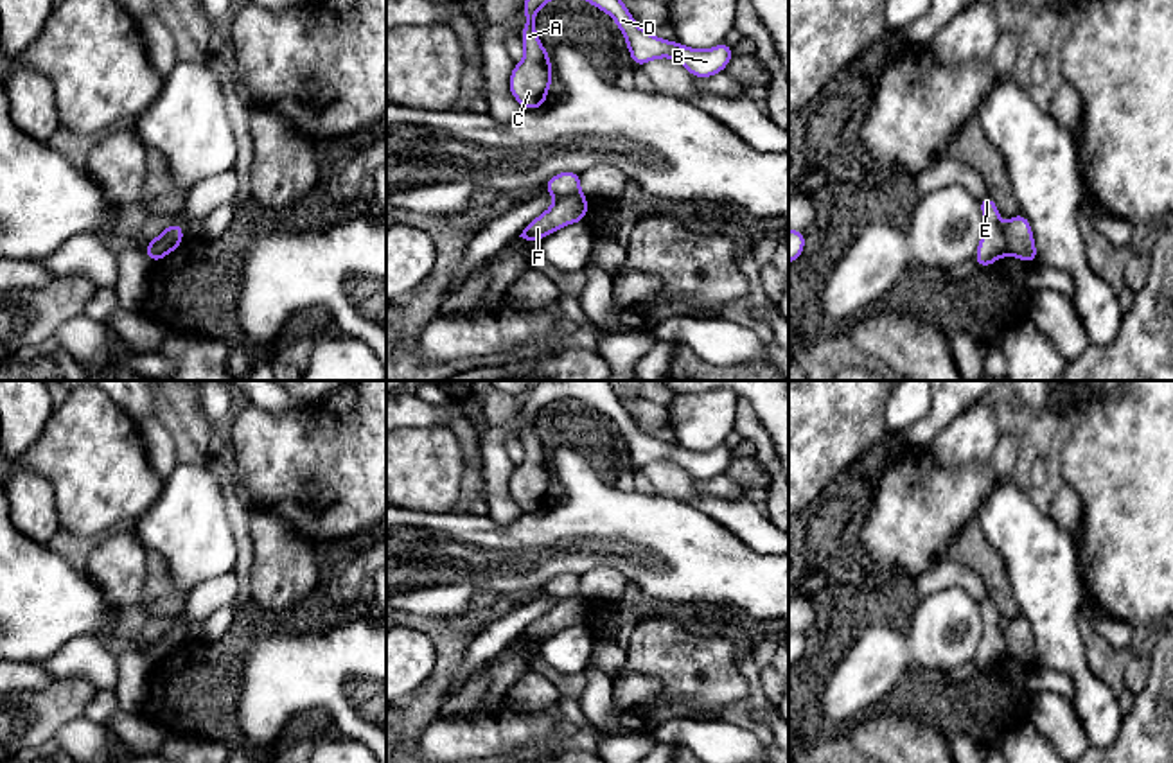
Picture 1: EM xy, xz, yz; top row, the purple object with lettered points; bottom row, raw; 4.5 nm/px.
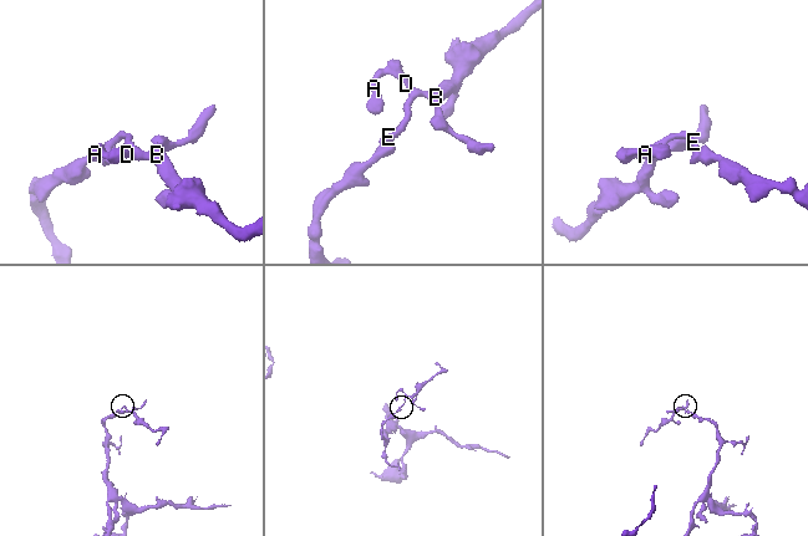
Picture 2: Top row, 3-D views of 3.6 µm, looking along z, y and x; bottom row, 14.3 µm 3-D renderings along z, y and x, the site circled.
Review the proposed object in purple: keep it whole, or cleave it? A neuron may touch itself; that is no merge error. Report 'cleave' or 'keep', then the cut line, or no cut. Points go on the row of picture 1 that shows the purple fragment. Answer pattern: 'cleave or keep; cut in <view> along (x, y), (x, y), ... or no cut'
cleave; cut in yz along (1003, 228), (1008, 254)

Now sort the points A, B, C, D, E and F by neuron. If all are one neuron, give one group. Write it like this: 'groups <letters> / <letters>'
groups A B C D E / F

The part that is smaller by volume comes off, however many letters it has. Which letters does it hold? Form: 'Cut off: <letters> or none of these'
Cut off: A, B, C, D, E

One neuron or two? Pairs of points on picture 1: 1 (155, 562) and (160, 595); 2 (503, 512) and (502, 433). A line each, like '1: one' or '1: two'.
1: one
2: one

